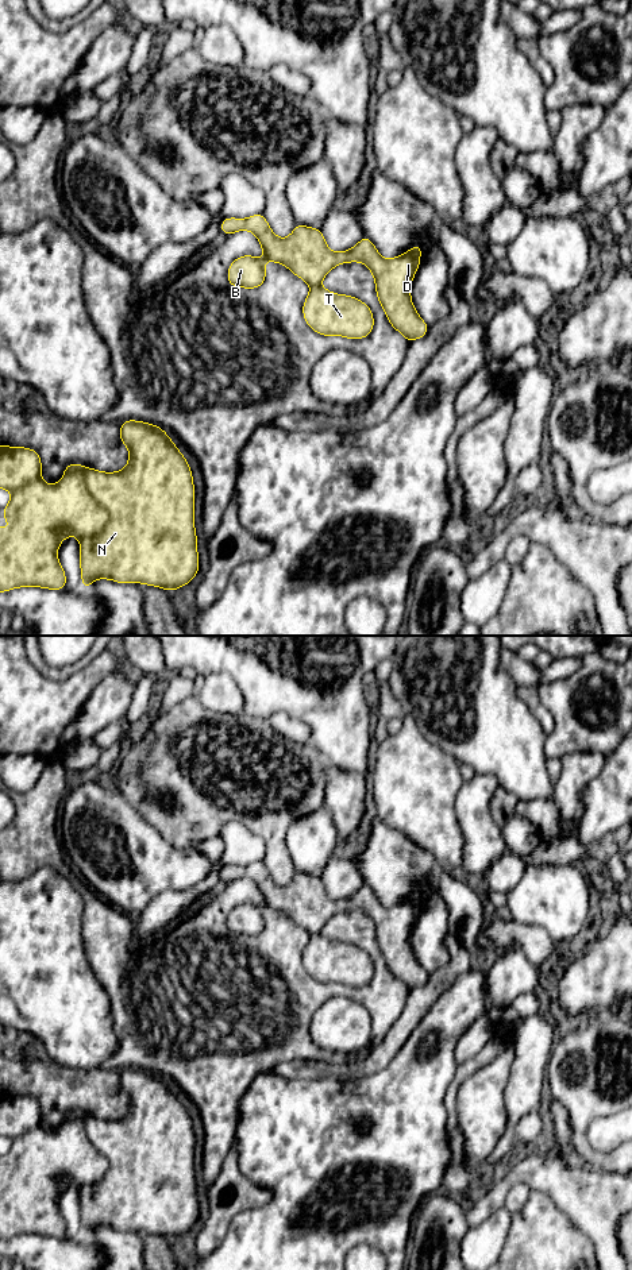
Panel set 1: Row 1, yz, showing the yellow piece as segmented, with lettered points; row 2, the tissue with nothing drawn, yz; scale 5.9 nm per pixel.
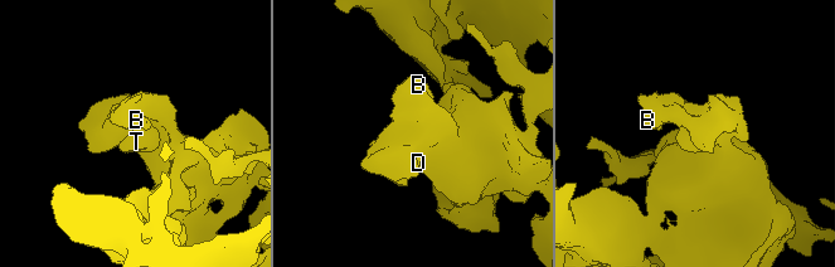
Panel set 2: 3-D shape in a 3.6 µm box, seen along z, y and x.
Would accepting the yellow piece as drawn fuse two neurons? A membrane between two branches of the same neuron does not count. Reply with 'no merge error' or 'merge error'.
no merge error

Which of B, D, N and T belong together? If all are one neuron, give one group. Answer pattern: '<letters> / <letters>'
B D N T

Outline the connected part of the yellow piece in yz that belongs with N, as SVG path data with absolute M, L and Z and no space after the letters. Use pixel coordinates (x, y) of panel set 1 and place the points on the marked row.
M126 420L120 424L120 441L130 449L128 464L116 472L103 472L95 468L82 467L80 463L70 463L63 470L63 478L57 485L47 485L41 479L42 462L39 453L32 448L0 445L0 489L11 491L9 503L1 509L4 520L14 528L12 530L0 529L0 592L18 587L42 587L49 590L66 590L66 574L59 564L57 551L61 541L70 536L80 539L80 567L82 588L88 590L95 579L111 579L117 583L143 583L147 586L161 587L174 591L190 583L199 572L197 536L194 529L194 485L192 470L185 456L177 445L169 439L167 433L153 424Z

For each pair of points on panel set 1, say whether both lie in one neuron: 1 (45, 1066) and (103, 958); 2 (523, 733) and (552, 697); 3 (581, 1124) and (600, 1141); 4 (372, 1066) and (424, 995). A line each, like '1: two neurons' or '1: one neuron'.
1: two neurons
2: two neurons
3: two neurons
4: one neuron

